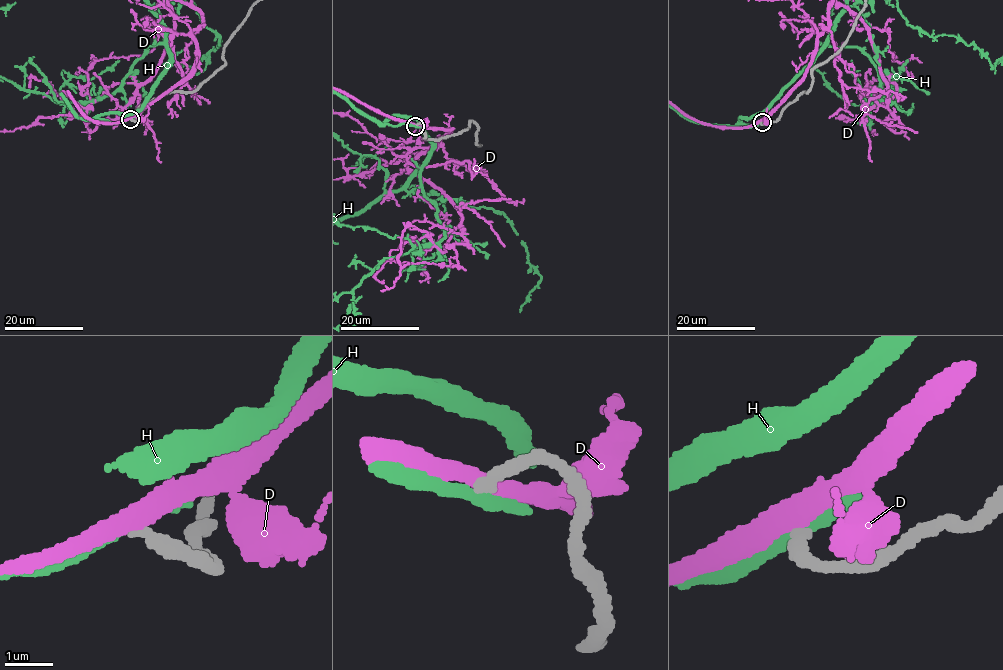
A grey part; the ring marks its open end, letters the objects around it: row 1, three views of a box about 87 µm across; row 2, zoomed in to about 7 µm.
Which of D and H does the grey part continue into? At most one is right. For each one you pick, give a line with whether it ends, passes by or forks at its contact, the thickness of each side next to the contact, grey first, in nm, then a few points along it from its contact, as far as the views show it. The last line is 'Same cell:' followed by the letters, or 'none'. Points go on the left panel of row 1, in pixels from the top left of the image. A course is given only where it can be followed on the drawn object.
Same cell: none

